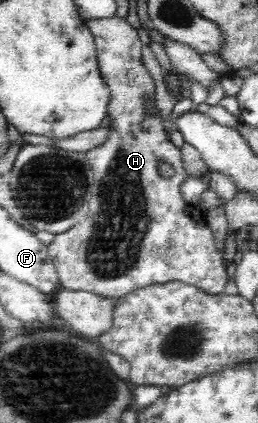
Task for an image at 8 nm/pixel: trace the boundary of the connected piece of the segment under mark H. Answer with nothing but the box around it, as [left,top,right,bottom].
[47,16,230,299]

